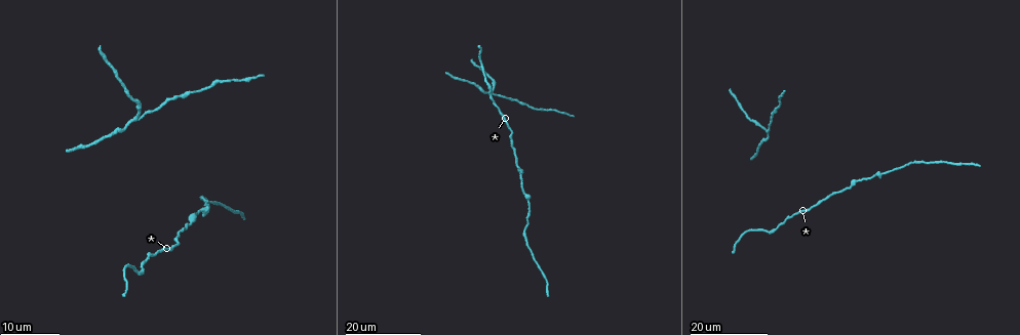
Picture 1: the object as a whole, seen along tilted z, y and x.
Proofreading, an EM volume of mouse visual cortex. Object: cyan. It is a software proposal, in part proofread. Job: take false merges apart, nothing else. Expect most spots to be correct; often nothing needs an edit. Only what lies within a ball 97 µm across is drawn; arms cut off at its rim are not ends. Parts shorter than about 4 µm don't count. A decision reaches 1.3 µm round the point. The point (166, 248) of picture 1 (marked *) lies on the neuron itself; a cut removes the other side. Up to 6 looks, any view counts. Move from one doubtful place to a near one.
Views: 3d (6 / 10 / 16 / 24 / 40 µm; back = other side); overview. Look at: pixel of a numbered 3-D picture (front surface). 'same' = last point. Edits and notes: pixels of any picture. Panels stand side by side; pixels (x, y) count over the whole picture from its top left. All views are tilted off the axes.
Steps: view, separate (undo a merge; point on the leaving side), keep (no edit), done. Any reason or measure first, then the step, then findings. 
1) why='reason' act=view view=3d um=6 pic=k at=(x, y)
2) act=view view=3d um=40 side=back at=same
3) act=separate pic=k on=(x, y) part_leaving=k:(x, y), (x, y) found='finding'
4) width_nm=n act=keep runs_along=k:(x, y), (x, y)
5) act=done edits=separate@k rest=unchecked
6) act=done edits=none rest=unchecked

why='sudden change in width' act=view view=3d um=24 pic=1 at=(524, 195)

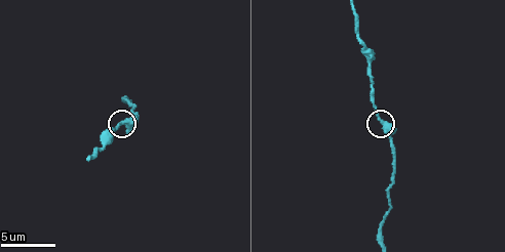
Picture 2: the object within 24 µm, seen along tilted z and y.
act=view view=3d um=6 pic=2 at=(120, 121)

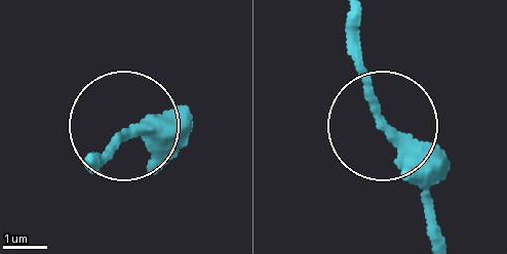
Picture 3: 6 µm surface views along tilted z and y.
act=keep found='continuous, no second neuron'

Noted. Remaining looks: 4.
why='three arms meet' act=view view=3d um=24 pic=1 at=(765, 130)

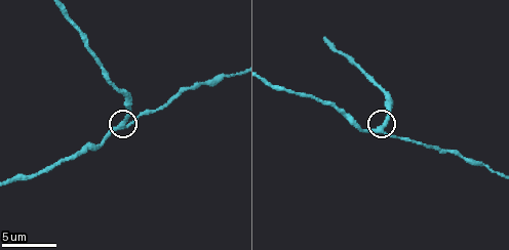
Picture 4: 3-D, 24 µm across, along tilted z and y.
why='zoom in' act=view view=3d um=10 pic=4 at=(383, 130)

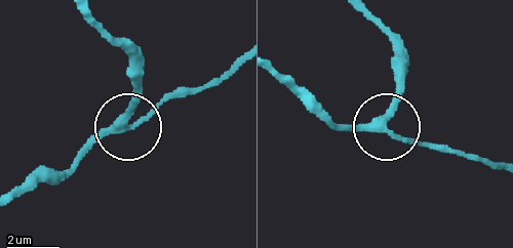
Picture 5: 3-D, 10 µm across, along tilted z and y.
width_nm=260 act=keep found='all the same neuron'

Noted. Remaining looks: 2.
why='sudden change in width' act=view view=3d um=16 pic=4 at=(464, 158)

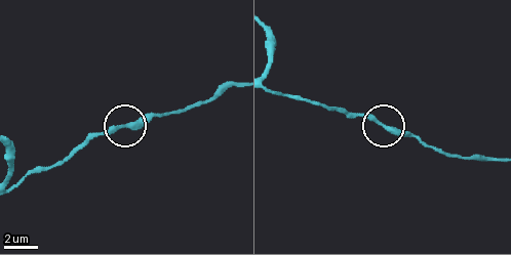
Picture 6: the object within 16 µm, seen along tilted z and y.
act=view view=3d um=16 side=back pic=6 at=(382, 125)

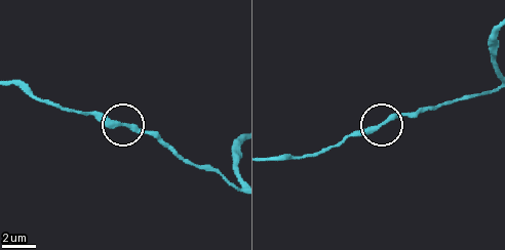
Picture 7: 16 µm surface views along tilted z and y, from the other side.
act=keep found='continuous, no second neuron'

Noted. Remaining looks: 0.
act=done edits=none rest=unchecked

